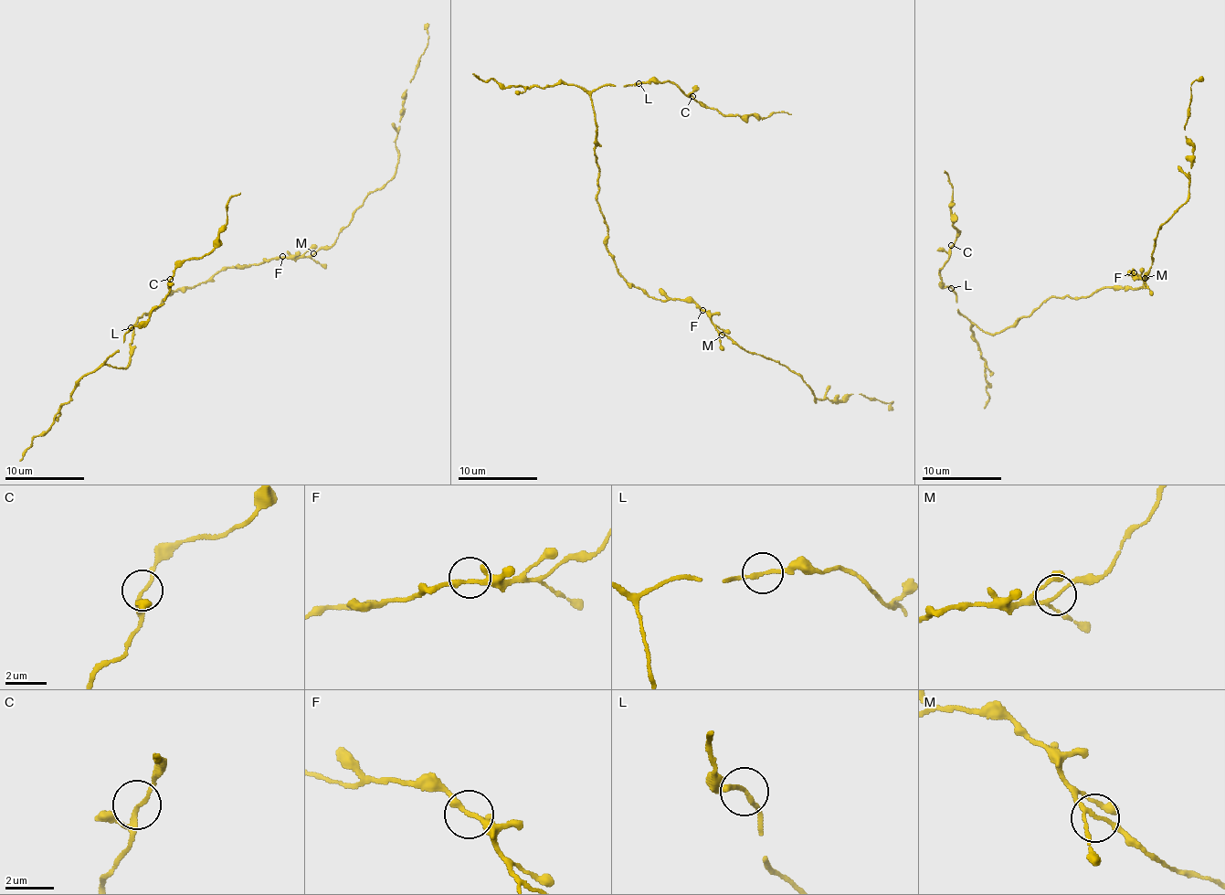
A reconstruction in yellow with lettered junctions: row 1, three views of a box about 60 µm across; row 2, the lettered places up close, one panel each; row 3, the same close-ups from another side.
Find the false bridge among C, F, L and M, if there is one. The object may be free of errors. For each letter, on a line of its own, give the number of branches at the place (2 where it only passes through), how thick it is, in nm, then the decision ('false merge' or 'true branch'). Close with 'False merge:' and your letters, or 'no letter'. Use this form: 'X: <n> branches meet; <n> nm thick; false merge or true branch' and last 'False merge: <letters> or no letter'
C: 3 branches meet; 150 nm thick; true branch
F: 3 branches meet; 180 nm thick; true branch
L: 2 branches meet; 160 nm thick; true branch
M: 3 branches meet; 130 nm thick; true branch
False merge: no letter

